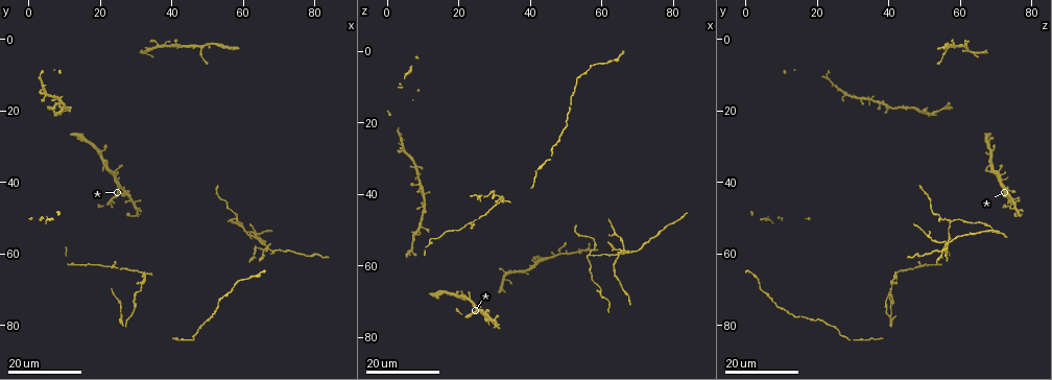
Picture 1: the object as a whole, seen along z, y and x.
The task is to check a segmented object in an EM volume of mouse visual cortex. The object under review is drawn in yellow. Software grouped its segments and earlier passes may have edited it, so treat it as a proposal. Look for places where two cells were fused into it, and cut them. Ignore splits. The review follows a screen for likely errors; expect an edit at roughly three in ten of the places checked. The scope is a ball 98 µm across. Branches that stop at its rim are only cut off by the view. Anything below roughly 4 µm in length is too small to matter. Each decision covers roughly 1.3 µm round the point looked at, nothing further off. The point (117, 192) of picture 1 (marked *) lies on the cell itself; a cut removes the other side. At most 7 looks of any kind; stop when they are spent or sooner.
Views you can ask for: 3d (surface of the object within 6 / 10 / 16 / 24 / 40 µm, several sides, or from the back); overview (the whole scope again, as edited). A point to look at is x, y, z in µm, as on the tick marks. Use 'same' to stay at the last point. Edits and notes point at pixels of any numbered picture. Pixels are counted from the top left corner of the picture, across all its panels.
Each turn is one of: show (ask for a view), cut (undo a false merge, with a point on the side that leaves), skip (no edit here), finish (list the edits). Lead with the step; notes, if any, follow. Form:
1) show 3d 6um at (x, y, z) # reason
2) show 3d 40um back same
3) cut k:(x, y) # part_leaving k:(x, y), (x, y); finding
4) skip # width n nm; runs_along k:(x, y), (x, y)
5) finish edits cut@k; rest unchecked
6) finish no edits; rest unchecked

show 3d 16um at (48.0, 2.0, 57.0) # branch point

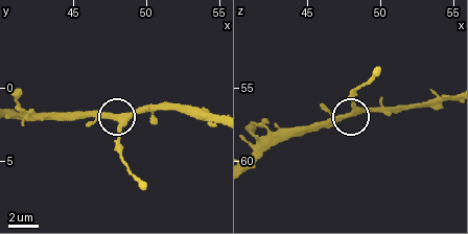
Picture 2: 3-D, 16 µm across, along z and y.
show 3d 6um at (48.6, 2.4, 56.4)

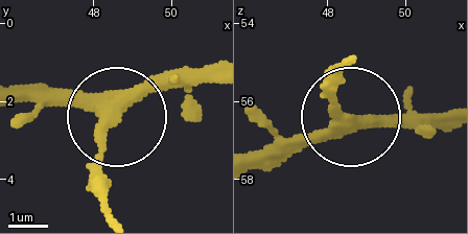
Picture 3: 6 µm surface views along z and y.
skip # arms 3; runs_along 3:(23, 102), (93, 102), (110, 113), (103, 189); all the same cell

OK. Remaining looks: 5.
show 3d 16um at (5.5, 15.5, 28.0) # looks like a crossing

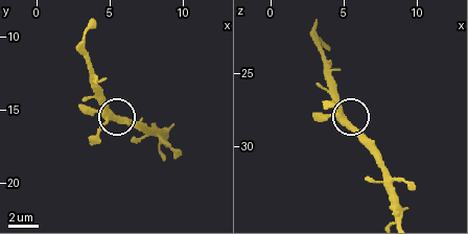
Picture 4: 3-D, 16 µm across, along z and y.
show 3d 6um at (4.8, 15.4, 28.0)

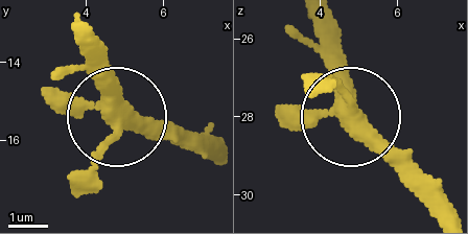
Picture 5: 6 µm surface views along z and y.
skip # arms 4; runs_along 5:(214, 158), (117, 121), (77, 182); continuous, no second cell

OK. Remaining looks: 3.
show 3d 16um at (22.0, 63.5, 48.5) # two arms in line, one across

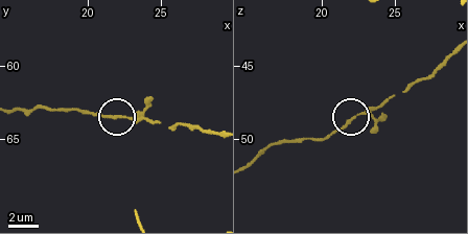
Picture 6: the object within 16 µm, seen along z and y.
show 3d 10um at (22.4, 63.4, 48.6)

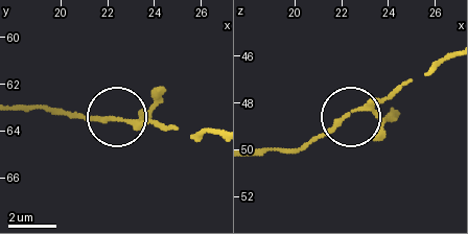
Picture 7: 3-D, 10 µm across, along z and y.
skip # width 160 nm; all the same cell

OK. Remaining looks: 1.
finish no edits; rest unchecked

